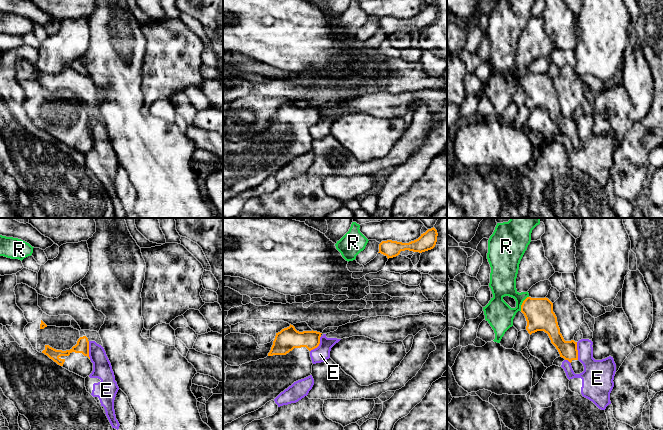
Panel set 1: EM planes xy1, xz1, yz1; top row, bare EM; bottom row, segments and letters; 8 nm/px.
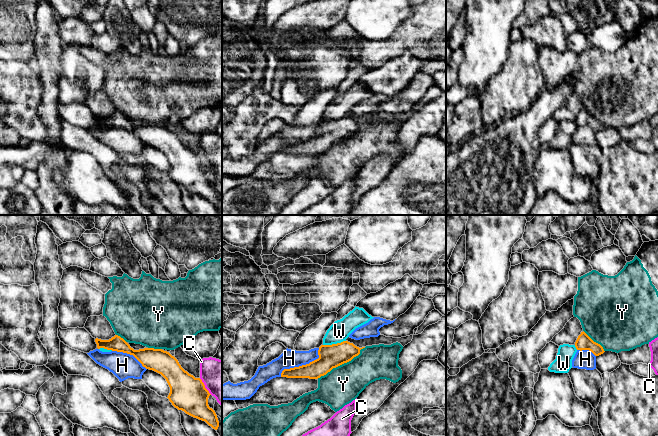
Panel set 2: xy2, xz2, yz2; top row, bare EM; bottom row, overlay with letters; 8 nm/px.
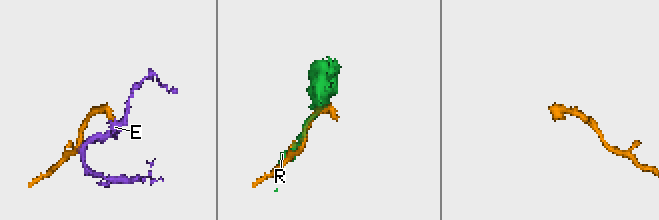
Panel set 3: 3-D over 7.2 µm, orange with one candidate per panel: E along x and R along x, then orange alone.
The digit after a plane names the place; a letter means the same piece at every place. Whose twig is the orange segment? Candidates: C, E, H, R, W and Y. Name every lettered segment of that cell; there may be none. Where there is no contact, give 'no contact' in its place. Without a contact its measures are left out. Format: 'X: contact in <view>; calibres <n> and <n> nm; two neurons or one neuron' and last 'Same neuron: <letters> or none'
C: contact in xy2; calibres 280 and 300 nm; two neurons
E: contact in xz1; calibres 180 and 130 nm; two neurons
H: contact in xz2; calibres 190 and 150 nm; two neurons
R: contact in yz1; calibres 220 and 220 nm; two neurons
W: contact in xz2; calibres 190 and 170 nm; two neurons
Y: contact in xz2; calibres 190 and 300 nm; two neurons
Same neuron: none

